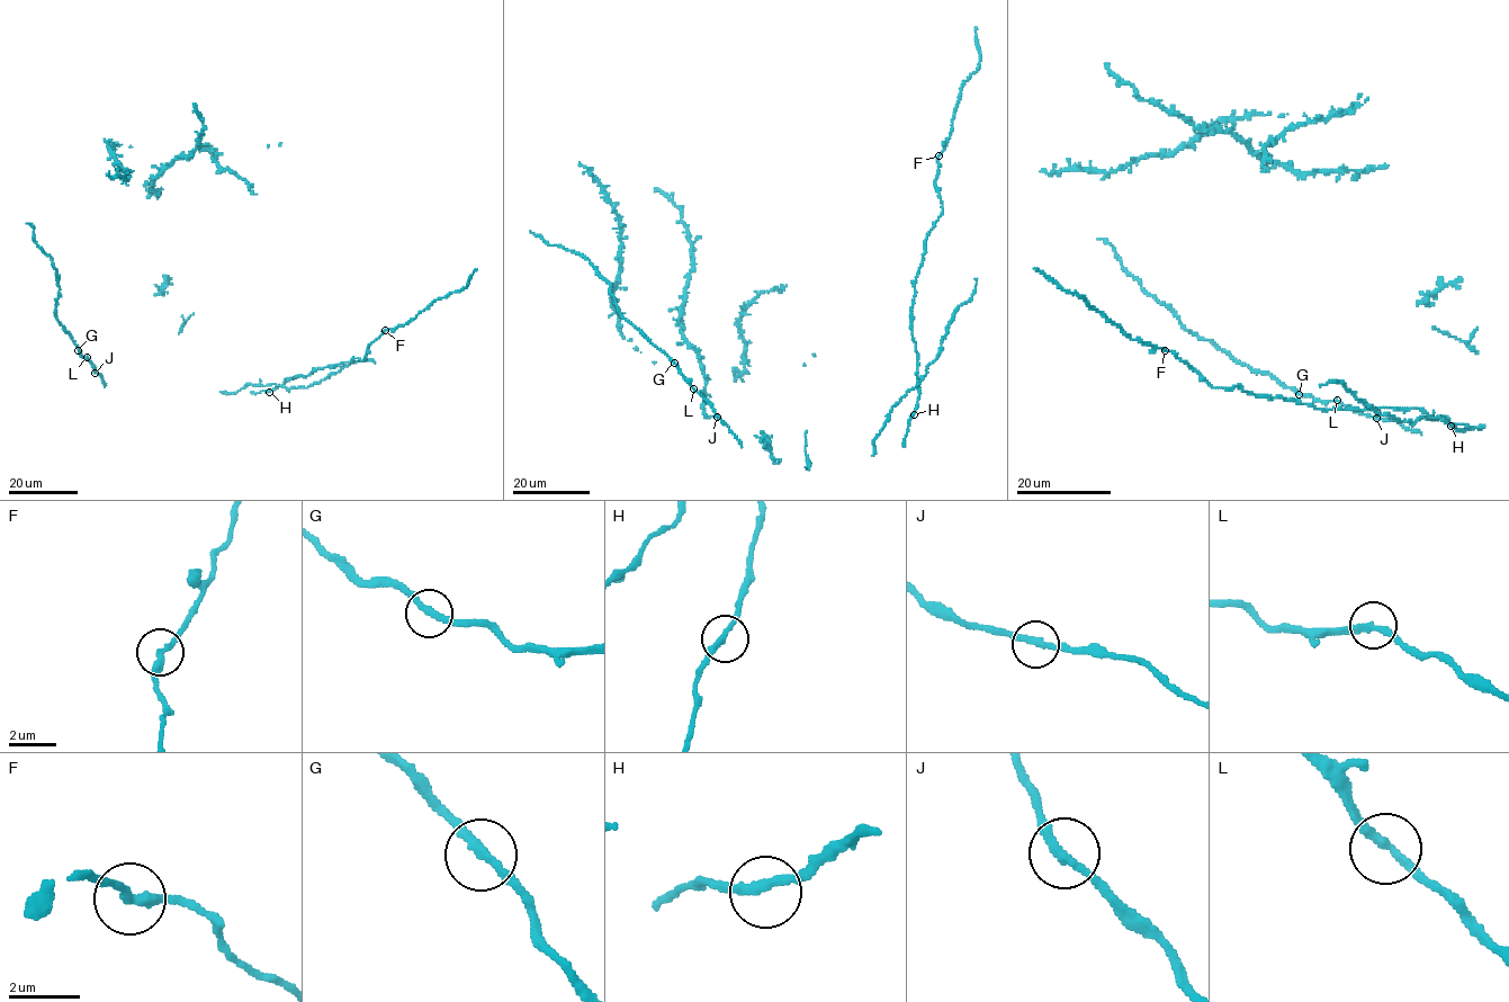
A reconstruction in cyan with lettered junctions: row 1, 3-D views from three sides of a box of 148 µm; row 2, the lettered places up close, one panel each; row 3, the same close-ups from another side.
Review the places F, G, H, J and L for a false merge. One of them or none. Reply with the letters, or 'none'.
none

